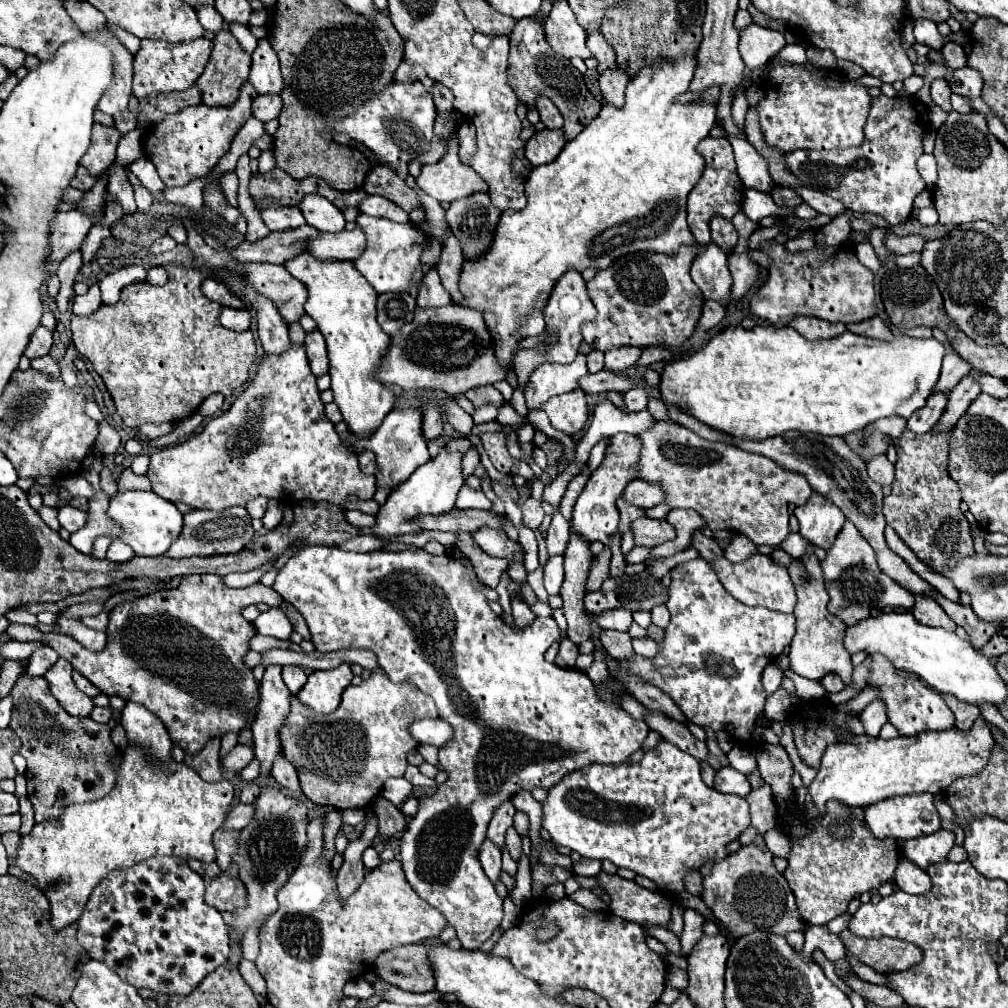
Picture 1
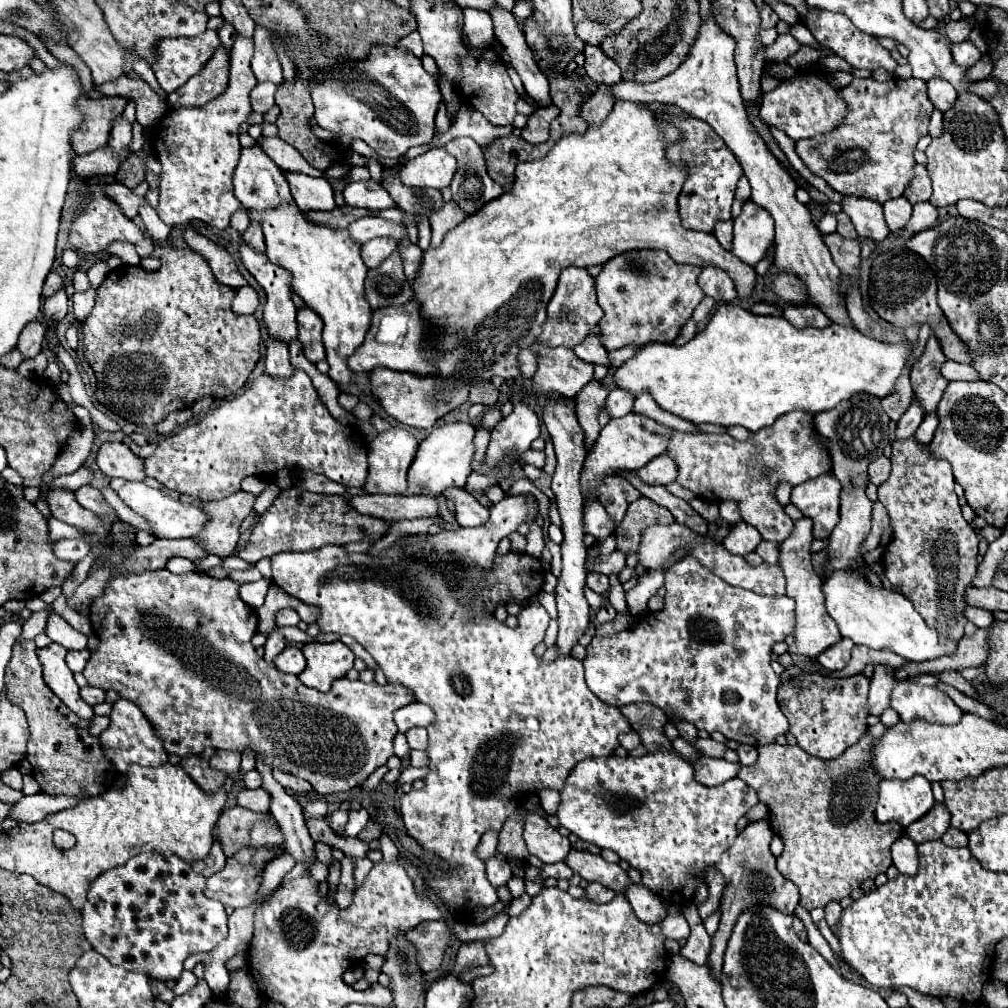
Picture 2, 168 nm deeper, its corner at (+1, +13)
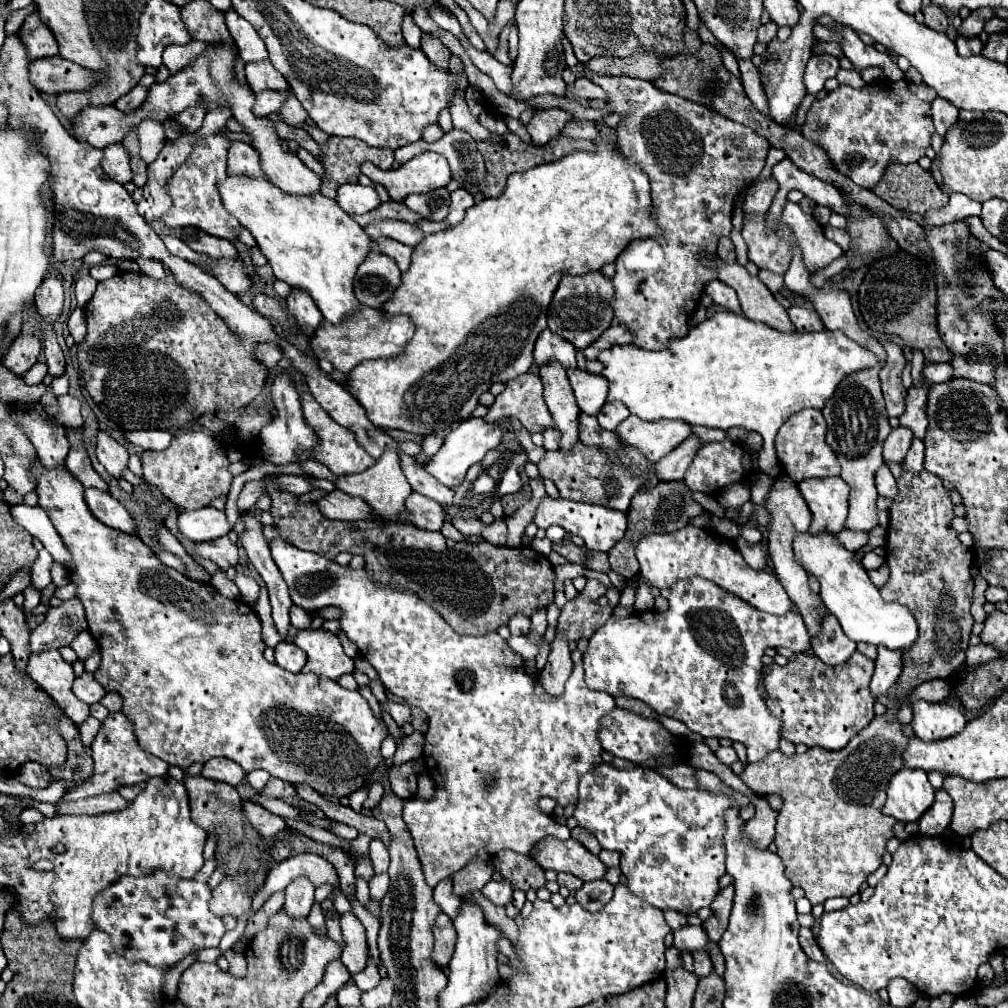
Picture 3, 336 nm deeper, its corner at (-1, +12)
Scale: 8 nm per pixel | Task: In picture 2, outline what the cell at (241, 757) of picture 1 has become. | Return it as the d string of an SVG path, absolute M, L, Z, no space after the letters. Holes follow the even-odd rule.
M215 751L209 763L213 769L231 773L231 771L237 771L241 765L241 753L239 751Z

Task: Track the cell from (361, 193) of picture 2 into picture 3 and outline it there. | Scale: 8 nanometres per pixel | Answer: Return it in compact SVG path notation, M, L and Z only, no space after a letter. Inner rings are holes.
M343 184L337 190L335 200L347 214L367 214L381 204L375 188L367 188L361 184Z

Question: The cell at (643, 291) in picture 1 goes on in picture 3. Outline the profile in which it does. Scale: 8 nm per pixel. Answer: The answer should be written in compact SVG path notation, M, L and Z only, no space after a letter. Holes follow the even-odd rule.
M585 72L585 76L609 94L609 102L605 104L603 112L623 116L623 122L619 122L619 126L615 128L615 144L621 150L623 158L639 166L651 180L653 218L661 226L663 234L649 240L633 240L625 248L625 252L621 252L615 262L617 272L613 276L613 308L619 322L627 326L635 336L633 344L647 350L659 350L667 346L669 340L683 338L687 334L687 320L693 316L705 284L717 278L717 270L699 262L699 256L713 256L719 238L731 234L735 202L739 194L761 174L769 152L769 142L755 130L723 118L721 114L701 104L693 104L691 100L685 100L681 96L657 90L647 80L633 80L625 76L601 78L597 74L589 76L589 72Z

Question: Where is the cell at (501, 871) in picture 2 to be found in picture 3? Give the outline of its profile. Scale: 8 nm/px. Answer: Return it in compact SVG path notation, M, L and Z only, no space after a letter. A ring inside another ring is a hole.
M491 880L491 882L487 882L487 884L483 886L481 894L483 894L489 902L493 902L495 906L505 908L505 906L511 902L513 888L511 888L511 886L509 886L509 882L505 882L505 880L499 880L499 882Z

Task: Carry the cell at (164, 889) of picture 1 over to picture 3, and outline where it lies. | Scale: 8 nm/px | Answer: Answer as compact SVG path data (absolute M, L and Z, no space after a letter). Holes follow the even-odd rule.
M157 870L141 878L123 876L115 884L105 888L95 898L93 920L99 930L105 930L113 938L113 942L119 948L119 954L125 954L125 958L131 958L133 962L145 960L149 964L175 964L183 960L187 954L219 946L219 940L225 934L225 924L221 922L219 916L211 914L209 900L211 900L211 890L207 884L197 880L169 878L165 872Z

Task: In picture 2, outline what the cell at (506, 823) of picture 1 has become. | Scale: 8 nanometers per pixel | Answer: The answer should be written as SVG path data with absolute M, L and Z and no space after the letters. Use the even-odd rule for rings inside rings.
M489 829L489 831L485 831L483 833L483 837L481 837L481 843L479 843L479 847L477 847L477 855L485 861L487 857L493 857L495 853L497 853L497 845L499 845L499 831L495 831L495 829Z

